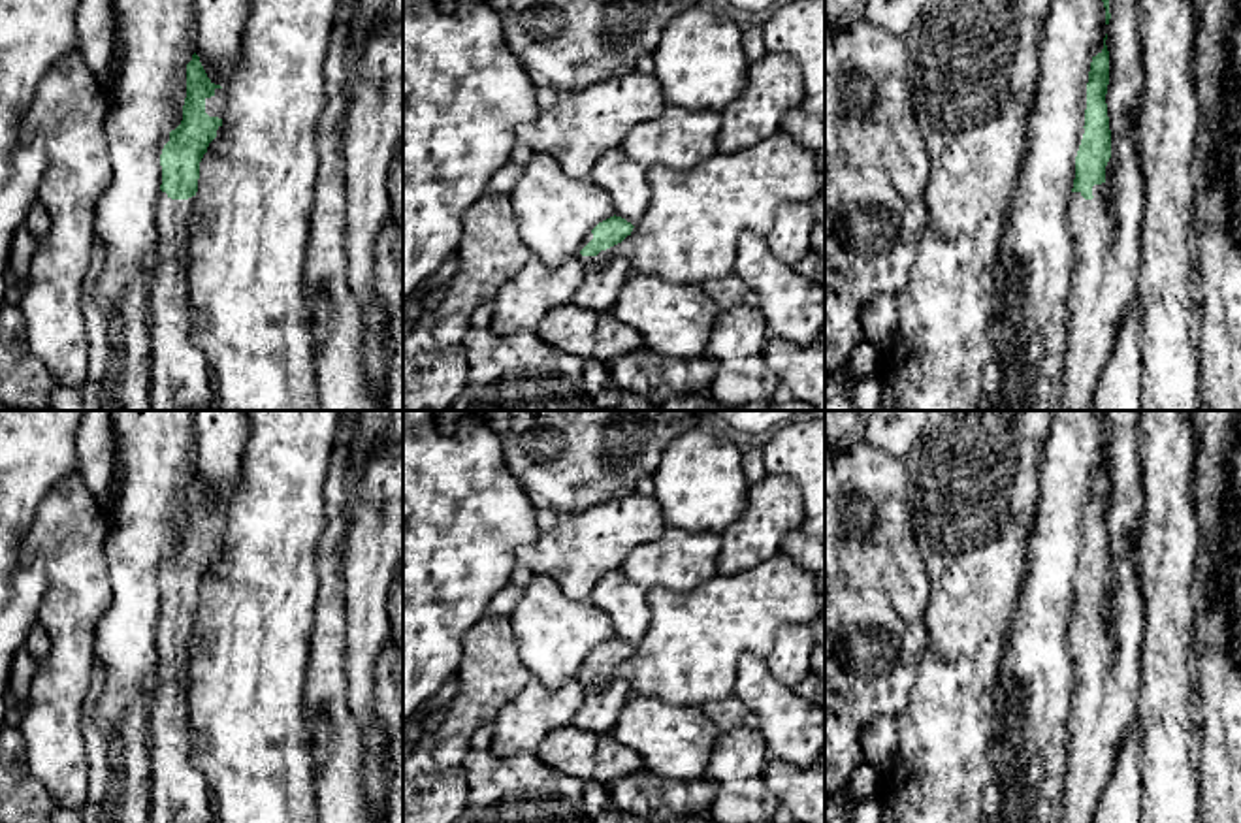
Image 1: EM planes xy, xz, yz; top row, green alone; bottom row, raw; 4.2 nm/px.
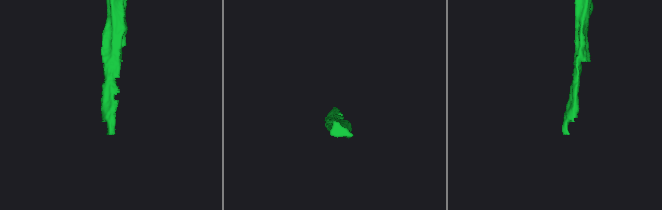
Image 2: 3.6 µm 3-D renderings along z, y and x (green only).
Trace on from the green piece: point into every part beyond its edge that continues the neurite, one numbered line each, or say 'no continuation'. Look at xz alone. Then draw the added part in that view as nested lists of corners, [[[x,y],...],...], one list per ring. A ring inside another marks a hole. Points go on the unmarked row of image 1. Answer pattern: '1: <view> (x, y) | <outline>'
1: xz (605, 695) | [[[589,654],[576,672],[584,689],[584,704],[571,725],[591,733],[612,733],[621,708],[631,697],[631,686],[618,674],[618,667],[601,672],[597,678],[582,678],[580,672],[593,661]]]

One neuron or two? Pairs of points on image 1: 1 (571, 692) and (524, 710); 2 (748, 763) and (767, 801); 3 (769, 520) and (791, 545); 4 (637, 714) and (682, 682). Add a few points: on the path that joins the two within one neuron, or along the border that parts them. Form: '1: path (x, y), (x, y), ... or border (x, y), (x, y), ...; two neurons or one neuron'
1: path (560, 703), (552, 710), (535, 710); one neuron
2: path (748, 773), (748, 782), (757, 791); one neuron
3: border (788, 533), (780, 552); two neurons
4: border (633, 692), (667, 703), (699, 707); two neurons

